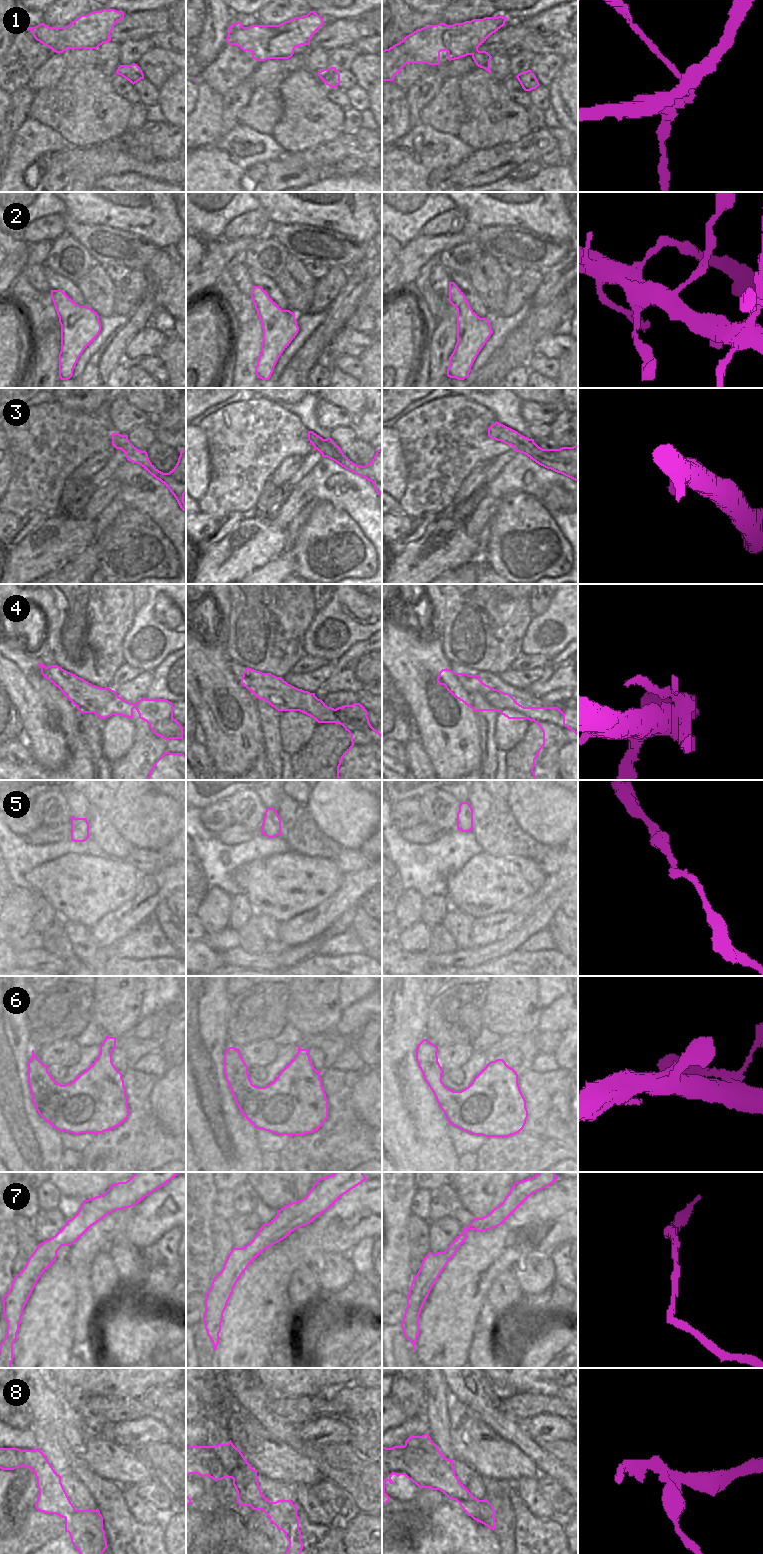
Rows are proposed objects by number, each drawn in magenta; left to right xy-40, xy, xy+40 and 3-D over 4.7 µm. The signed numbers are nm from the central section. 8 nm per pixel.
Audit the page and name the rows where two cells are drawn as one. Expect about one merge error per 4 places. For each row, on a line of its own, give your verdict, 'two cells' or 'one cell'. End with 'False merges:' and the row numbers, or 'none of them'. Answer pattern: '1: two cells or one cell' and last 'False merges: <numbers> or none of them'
1: two cells
2: one cell
3: one cell
4: one cell
5: one cell
6: one cell
7: one cell
8: two cells
False merges: 1, 8

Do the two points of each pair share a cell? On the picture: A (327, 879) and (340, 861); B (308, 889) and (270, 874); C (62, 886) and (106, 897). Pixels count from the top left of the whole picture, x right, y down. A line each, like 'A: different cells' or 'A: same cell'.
A: different cells
B: same cell
C: same cell

